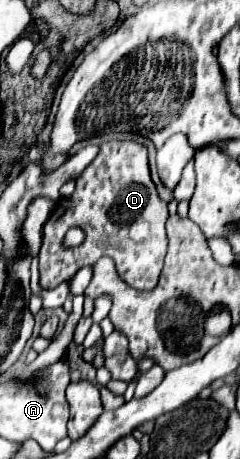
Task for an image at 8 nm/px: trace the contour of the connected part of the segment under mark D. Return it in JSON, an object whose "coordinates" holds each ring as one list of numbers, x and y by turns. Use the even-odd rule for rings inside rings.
{"coordinates":[[108,141,100,145,98,157,82,171,76,181,76,189,70,197,62,197,50,219,44,225,44,239,40,249,40,285,46,289,58,287,62,281,74,277,74,273,86,265,94,265,100,257,114,259,120,277,136,289,152,289,158,283,164,257,166,257,166,231,164,223,168,219,168,205,158,197,158,189,150,177,148,151,136,141],[70,227,80,227,84,231,84,243,78,247,64,247,64,237]]}

